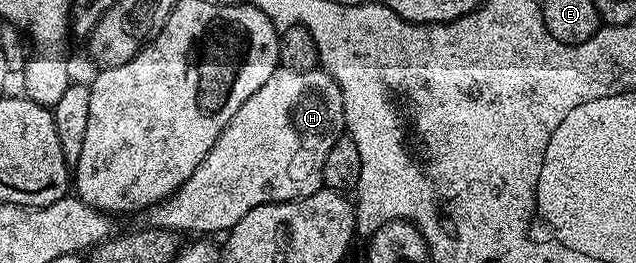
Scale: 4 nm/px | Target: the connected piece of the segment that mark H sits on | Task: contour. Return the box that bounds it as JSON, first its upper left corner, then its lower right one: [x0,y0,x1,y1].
[147,68,344,236]

